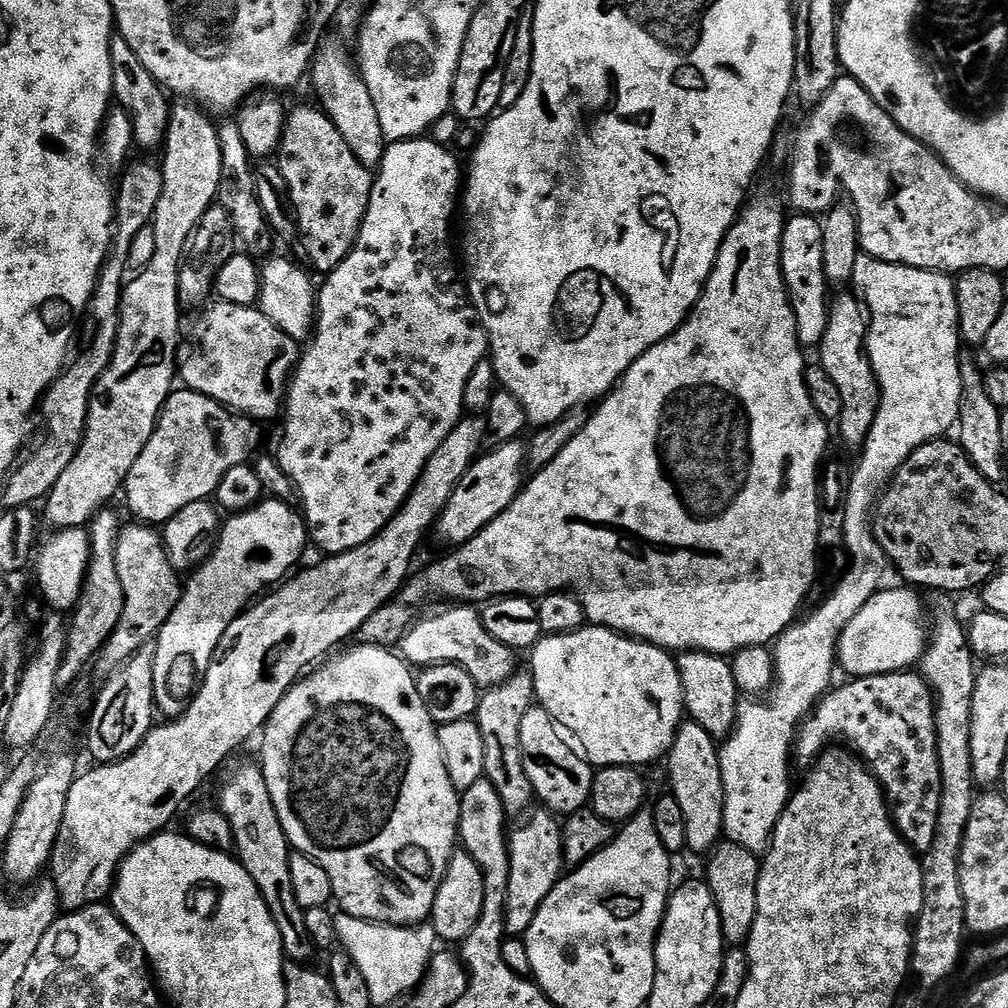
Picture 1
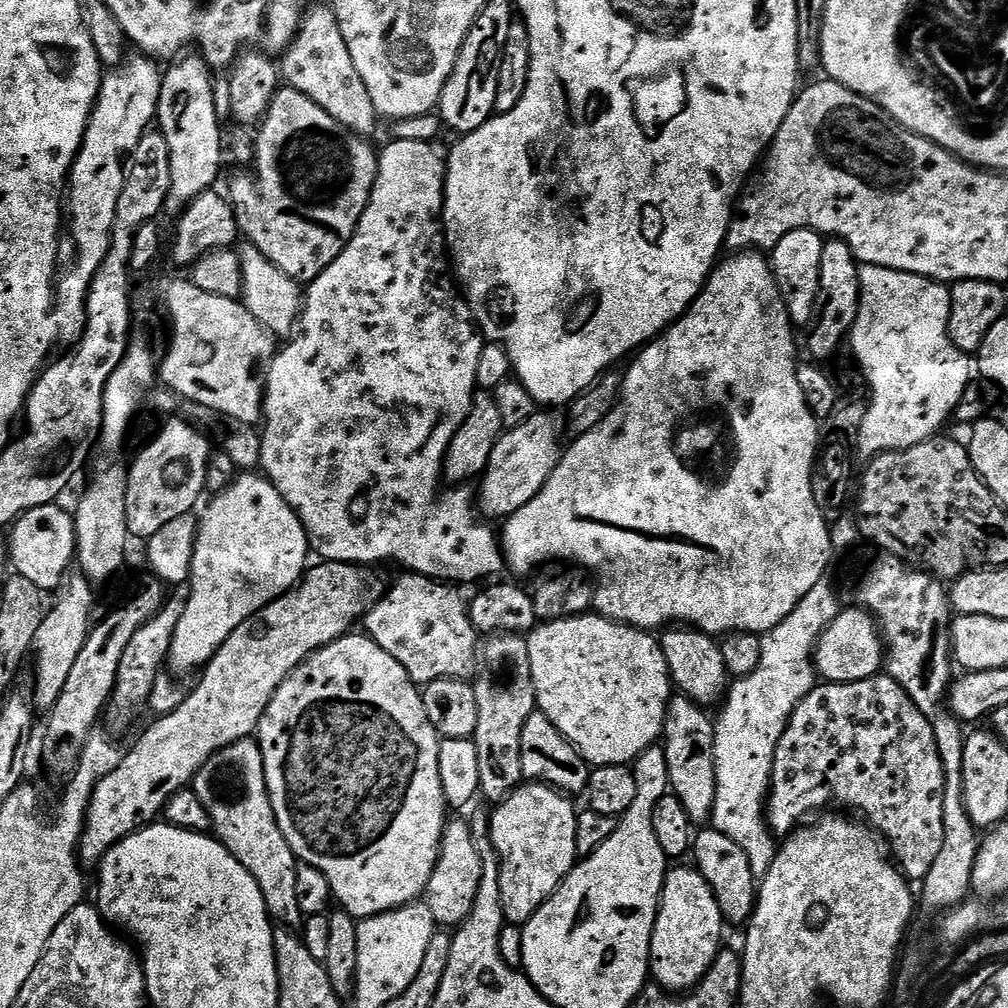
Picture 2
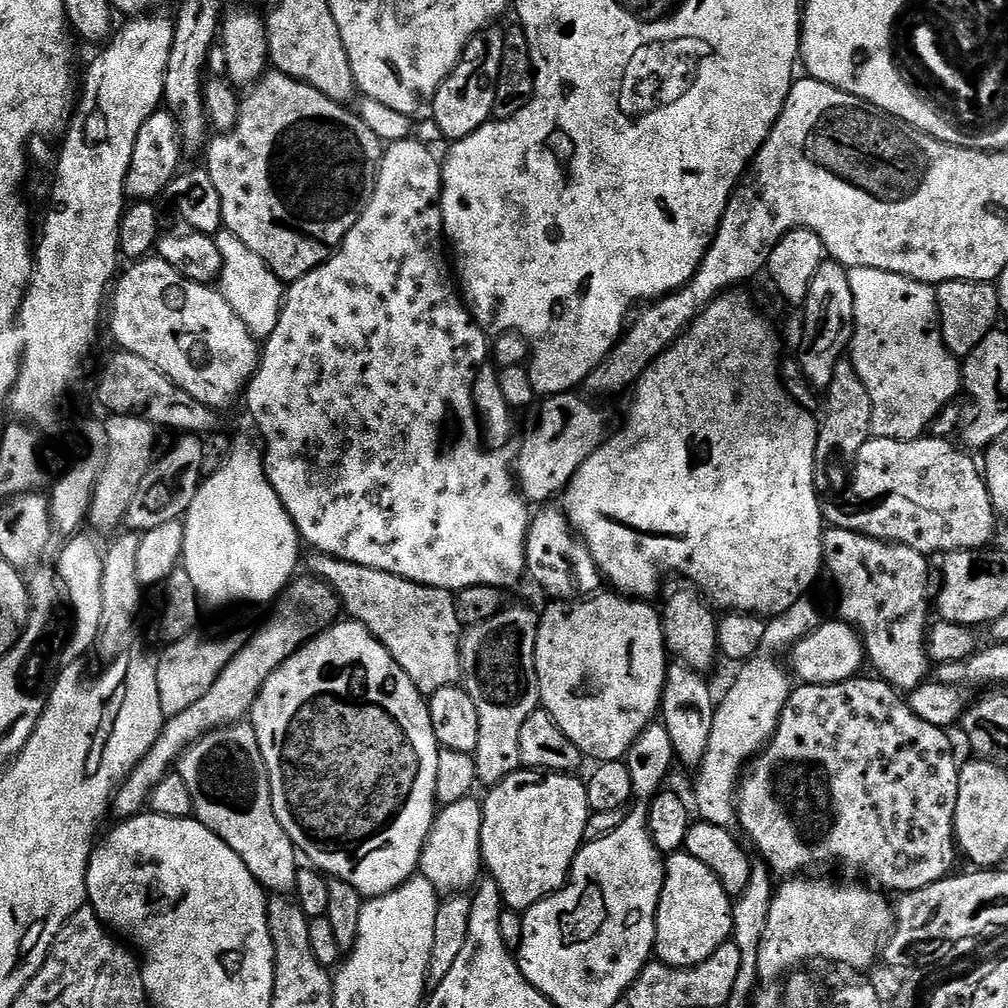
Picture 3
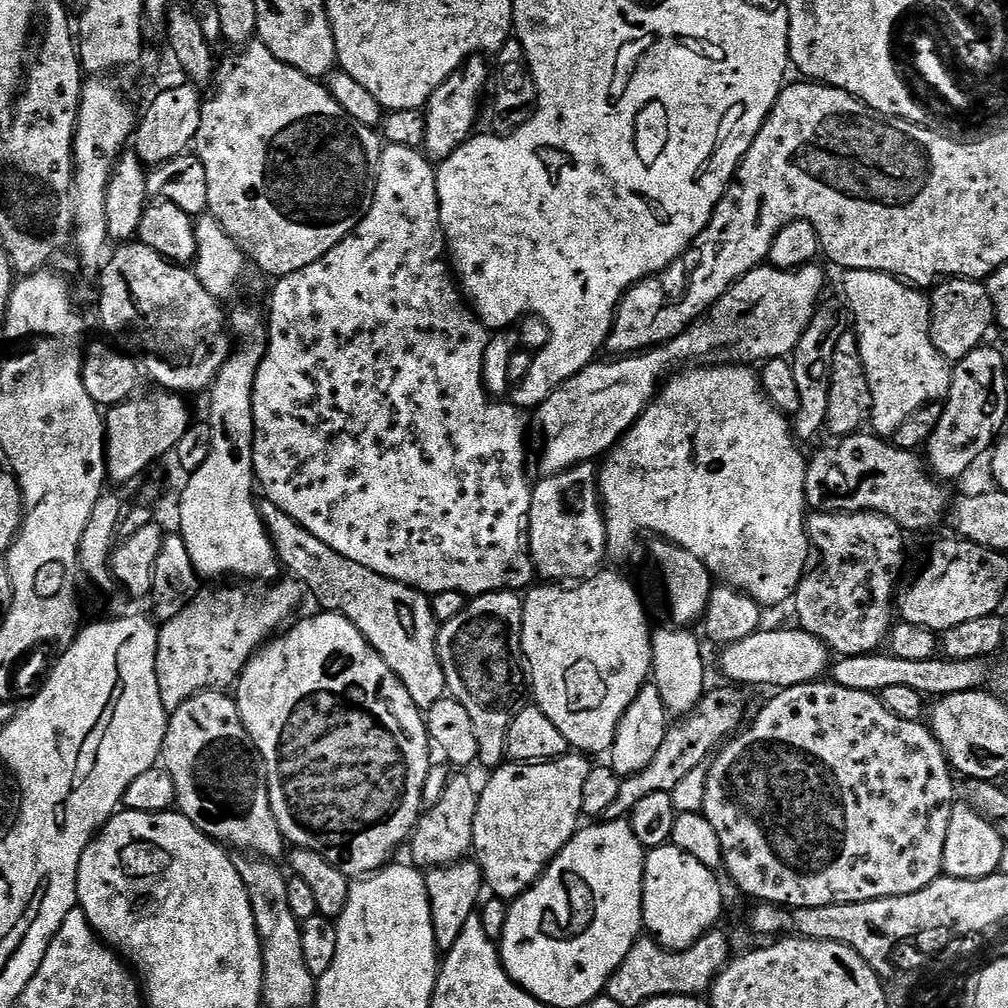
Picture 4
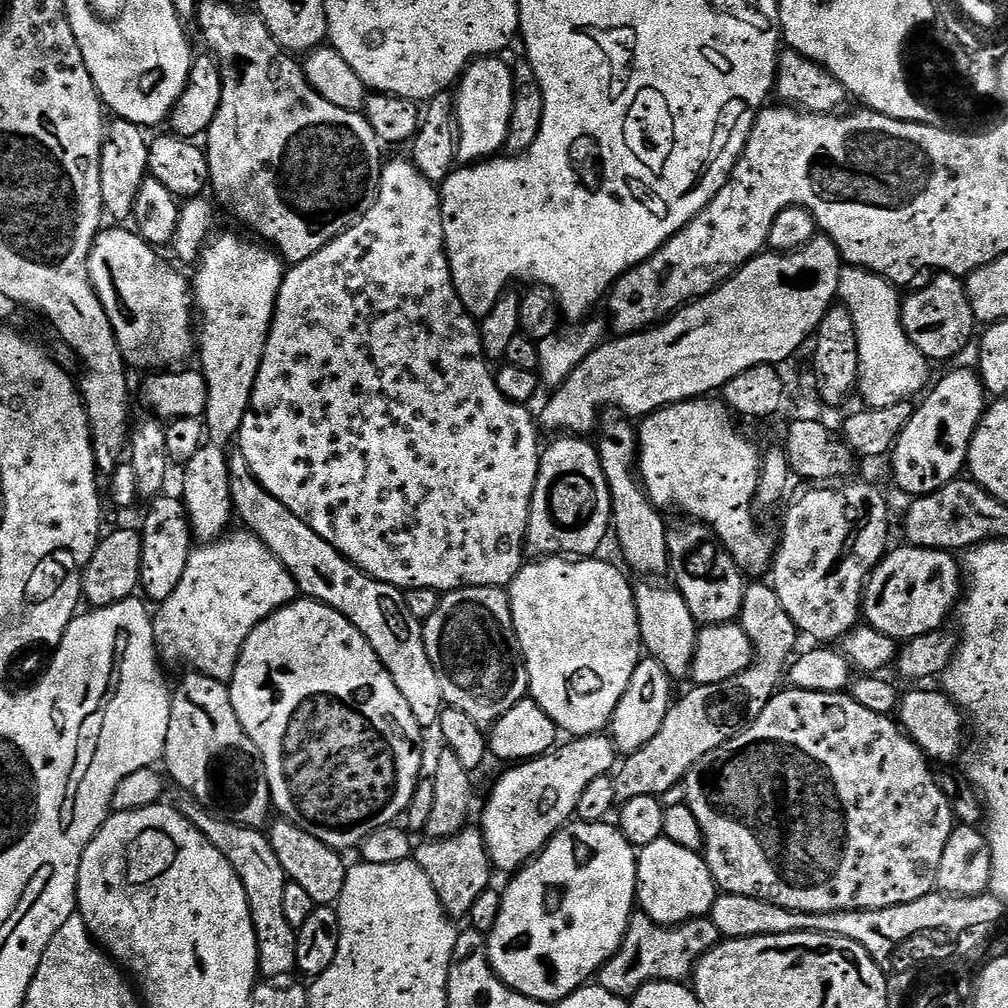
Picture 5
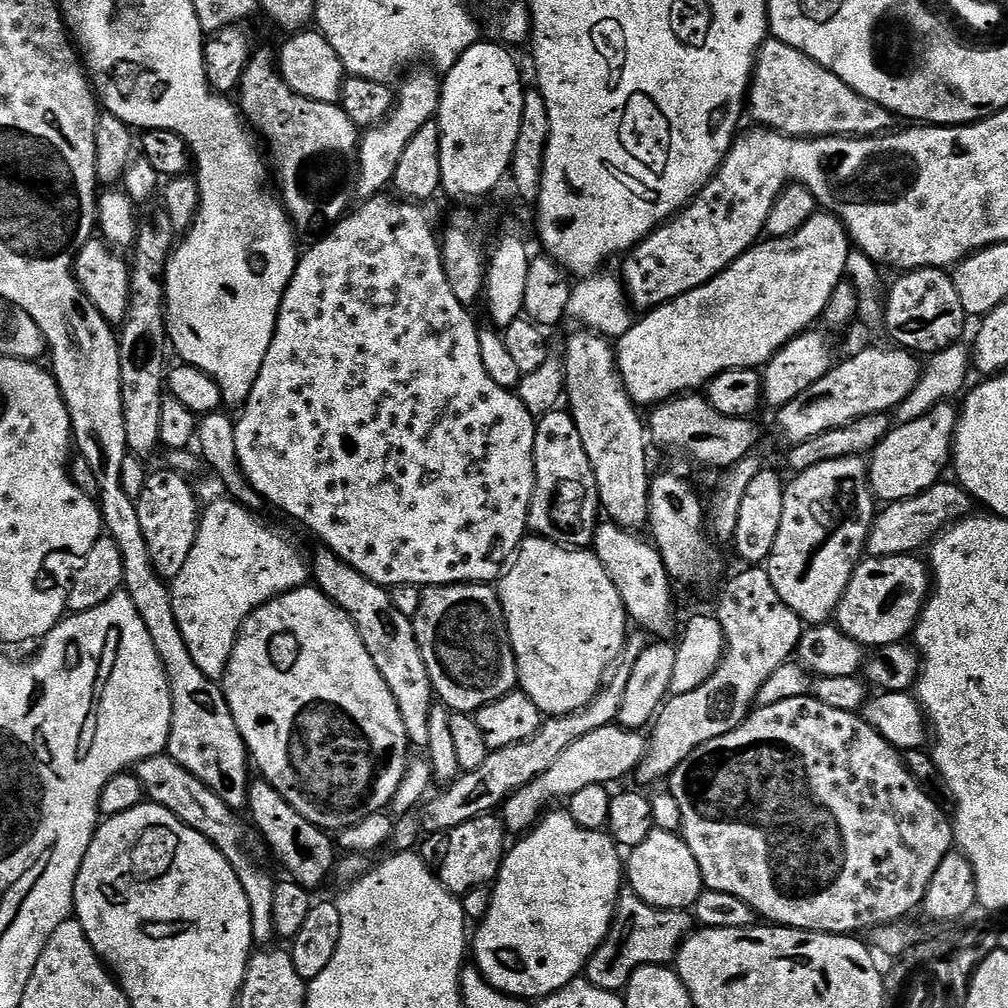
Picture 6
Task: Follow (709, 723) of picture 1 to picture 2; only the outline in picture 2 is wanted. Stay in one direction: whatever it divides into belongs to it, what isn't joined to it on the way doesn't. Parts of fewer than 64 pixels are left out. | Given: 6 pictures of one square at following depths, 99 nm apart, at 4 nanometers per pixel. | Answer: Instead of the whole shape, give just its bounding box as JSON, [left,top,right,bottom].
[659,626,730,709]

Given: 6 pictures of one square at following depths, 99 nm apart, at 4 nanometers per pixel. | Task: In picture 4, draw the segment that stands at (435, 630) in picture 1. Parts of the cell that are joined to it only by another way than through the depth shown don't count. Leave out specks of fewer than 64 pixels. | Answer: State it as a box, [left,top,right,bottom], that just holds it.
[259,498,448,710]

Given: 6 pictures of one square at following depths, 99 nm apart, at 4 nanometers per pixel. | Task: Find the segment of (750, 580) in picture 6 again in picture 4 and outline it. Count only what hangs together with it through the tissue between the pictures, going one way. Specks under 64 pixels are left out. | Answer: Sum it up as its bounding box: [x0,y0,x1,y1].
[603,686,748,821]

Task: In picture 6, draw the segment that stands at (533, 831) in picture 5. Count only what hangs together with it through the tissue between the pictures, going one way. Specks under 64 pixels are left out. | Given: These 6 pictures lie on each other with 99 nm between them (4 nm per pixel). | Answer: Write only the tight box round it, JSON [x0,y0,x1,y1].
[502,724,646,834]

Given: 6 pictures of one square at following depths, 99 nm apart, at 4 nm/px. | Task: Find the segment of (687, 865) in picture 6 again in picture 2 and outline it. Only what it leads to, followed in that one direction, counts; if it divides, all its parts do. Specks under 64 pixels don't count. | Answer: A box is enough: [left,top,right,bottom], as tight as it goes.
[650,867,726,994]

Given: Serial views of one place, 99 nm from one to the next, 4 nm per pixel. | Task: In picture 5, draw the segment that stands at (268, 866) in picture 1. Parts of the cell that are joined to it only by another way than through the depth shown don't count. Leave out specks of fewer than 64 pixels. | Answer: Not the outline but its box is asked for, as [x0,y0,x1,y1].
[163,670,274,829]

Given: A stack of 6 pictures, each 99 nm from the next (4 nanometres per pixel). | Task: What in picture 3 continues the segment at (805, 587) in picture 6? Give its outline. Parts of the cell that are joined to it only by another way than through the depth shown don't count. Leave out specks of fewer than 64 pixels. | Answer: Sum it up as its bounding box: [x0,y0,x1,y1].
[823,527,934,694]

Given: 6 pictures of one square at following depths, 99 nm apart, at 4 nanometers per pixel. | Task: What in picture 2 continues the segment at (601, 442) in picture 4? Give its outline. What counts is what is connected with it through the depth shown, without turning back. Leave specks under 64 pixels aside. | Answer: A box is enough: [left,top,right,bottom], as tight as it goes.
[478,410,566,522]

